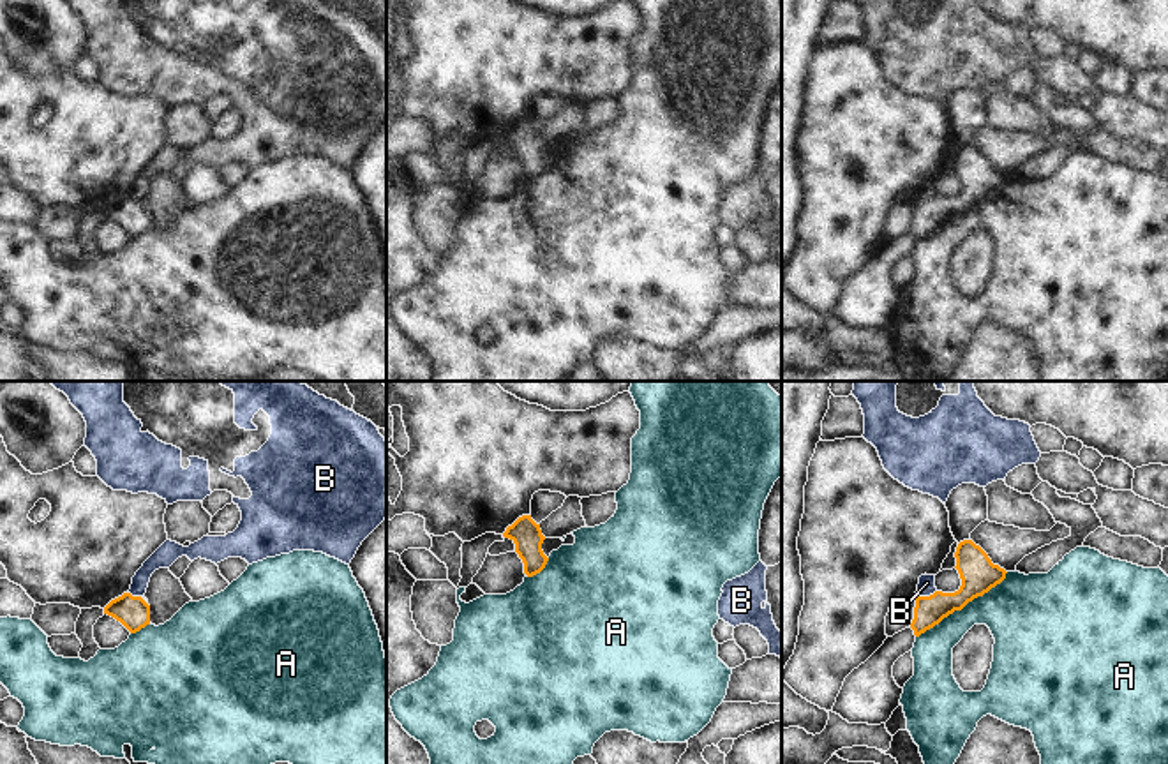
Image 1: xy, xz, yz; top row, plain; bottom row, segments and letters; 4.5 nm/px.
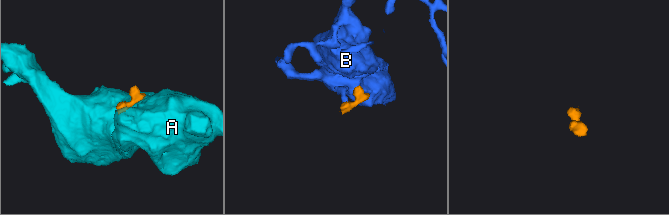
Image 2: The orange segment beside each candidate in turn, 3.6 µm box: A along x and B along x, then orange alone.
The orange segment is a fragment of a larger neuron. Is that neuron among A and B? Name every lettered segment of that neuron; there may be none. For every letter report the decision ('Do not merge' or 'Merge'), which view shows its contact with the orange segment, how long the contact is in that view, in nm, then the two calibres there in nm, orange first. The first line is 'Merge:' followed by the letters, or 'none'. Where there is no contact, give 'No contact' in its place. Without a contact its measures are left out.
Merge: none
A: Do not merge. Touches orange in yz. Shared border 500 nm. Thickness 170 nm (orange) against 300 nm
B: Do not merge. Touches orange in yz. Shared border 90 nm. Thickness 160 nm (orange) against 80 nm

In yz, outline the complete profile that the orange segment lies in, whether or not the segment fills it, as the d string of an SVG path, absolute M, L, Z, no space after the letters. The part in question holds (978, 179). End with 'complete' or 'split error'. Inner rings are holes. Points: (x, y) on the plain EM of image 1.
M972 145L958 148L956 175L962 191L955 198L935 196L916 201L914 224L909 233L887 242L884 249L843 286L833 318L849 328L886 328L900 311L903 293L893 282L895 266L912 256L916 243L939 229L955 215L983 201L1006 184L1006 175L993 169L988 159Z | split error

